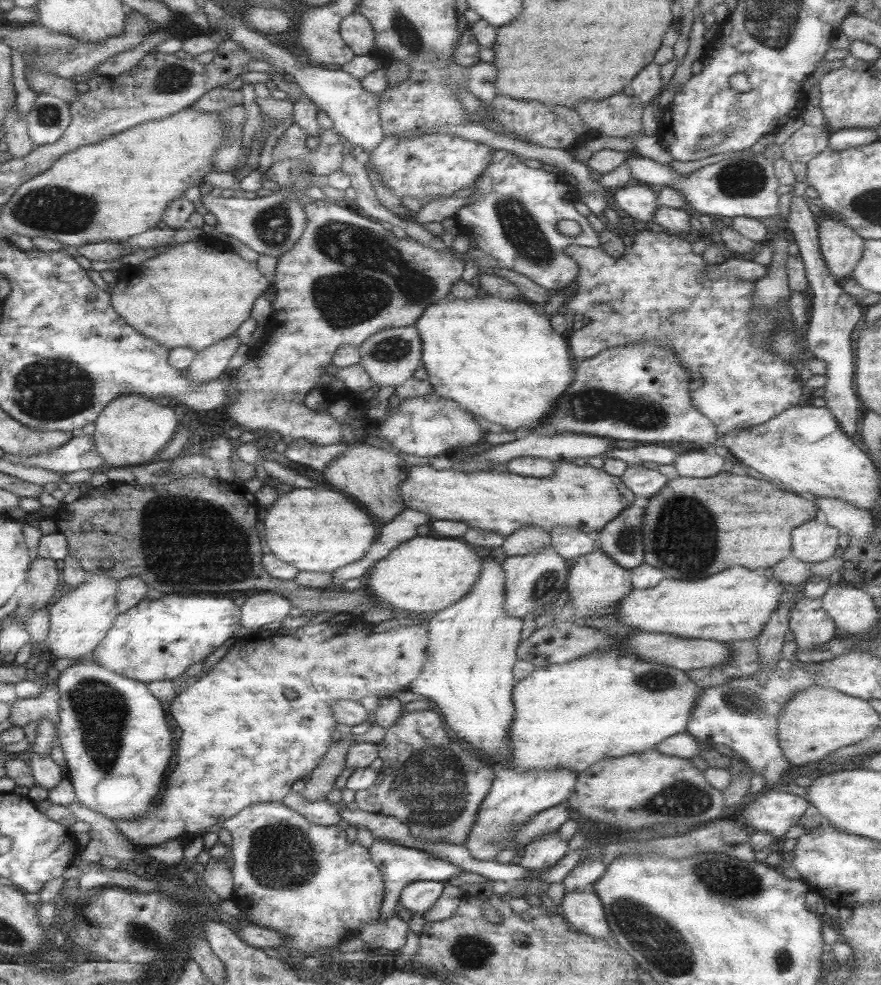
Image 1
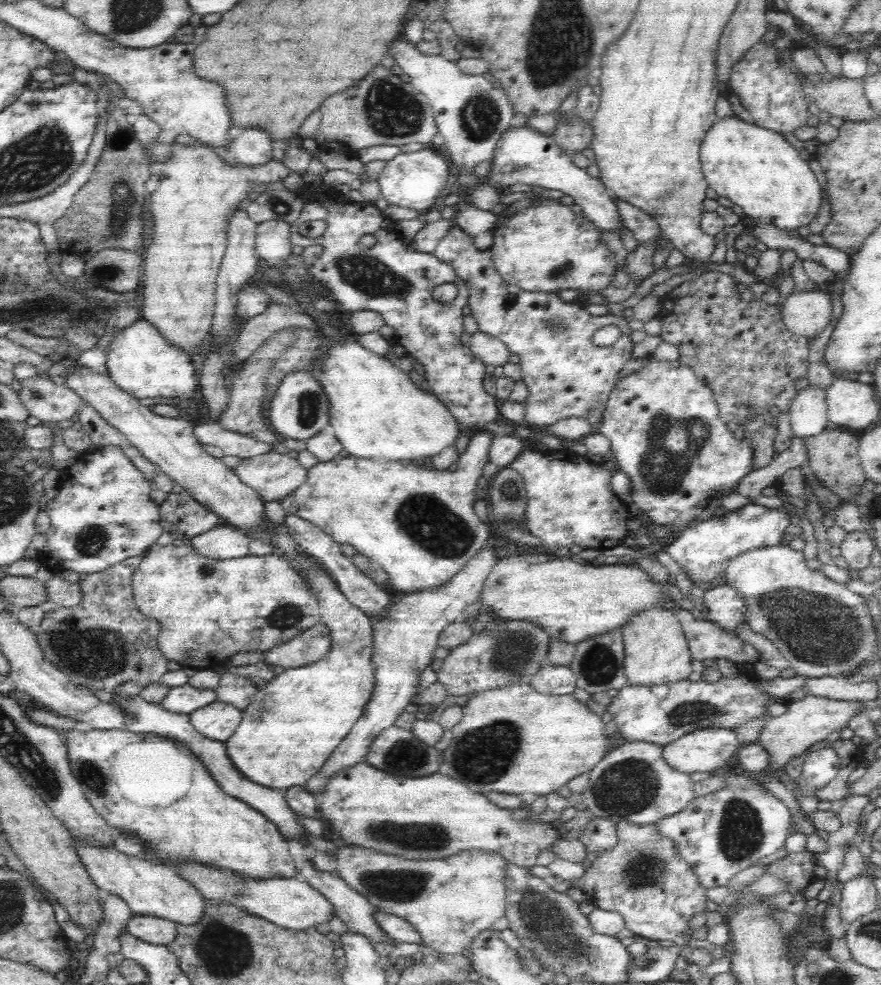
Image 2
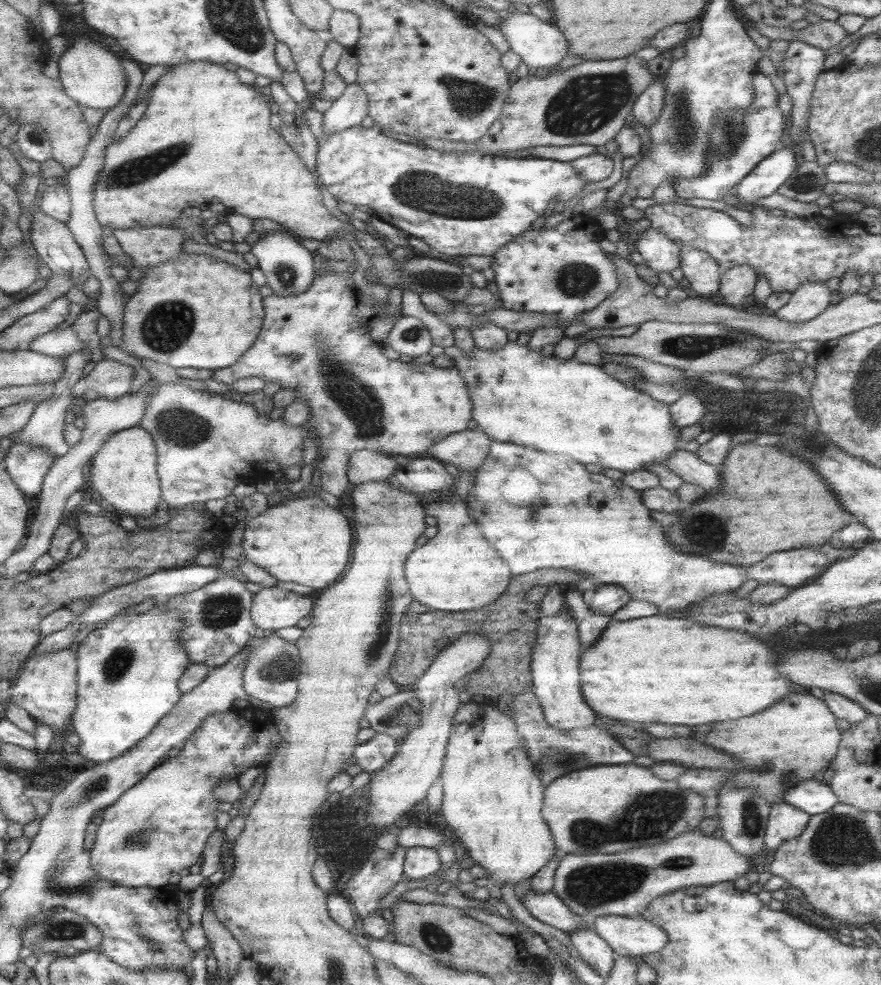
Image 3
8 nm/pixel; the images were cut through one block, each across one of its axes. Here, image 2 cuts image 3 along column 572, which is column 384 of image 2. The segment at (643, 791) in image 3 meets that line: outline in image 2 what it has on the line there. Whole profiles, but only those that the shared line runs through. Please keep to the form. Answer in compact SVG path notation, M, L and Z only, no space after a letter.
M364 761L338 770L320 789L314 804L318 816L326 818L344 842L402 859L423 861L442 859L472 849L491 850L501 854L509 863L529 869L536 866L538 852L542 848L552 847L559 839L559 829L551 823L516 821L510 817L510 811L490 803L482 793L473 792L459 780L439 772L428 776L400 777L374 768Z

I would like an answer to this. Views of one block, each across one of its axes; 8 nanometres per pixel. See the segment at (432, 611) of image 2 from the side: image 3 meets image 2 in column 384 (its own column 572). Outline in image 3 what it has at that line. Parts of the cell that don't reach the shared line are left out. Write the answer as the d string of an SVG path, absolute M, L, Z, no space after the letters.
M564 607L551 616L540 615L536 621L536 633L531 650L530 691L539 703L548 725L559 730L589 726L598 720L583 700L579 686L579 653L581 643L576 624Z

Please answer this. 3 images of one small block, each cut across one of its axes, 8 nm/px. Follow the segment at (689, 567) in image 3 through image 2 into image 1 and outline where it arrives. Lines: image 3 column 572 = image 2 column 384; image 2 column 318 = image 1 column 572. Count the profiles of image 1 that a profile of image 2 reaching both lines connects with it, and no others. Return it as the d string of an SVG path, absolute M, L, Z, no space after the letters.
M563 461L555 462L553 472L545 478L517 476L493 470L463 472L452 468L435 470L429 465L411 466L406 469L406 476L398 488L398 493L406 509L427 514L431 520L461 522L469 529L479 529L501 537L507 537L522 527L536 527L547 532L554 527L568 527L595 536L607 522L631 505L633 500L632 492L627 490L620 477L586 464L577 466Z

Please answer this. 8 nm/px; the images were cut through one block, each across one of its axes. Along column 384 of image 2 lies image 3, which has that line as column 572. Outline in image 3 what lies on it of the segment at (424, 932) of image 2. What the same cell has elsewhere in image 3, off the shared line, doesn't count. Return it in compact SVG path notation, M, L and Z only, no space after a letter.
M695 829L682 832L653 846L643 845L613 854L562 855L557 860L551 891L573 914L580 916L591 928L593 919L598 916L639 917L654 898L670 892L692 886L705 887L737 880L743 876L748 864L749 860L737 854L723 839L713 835L703 835Z

